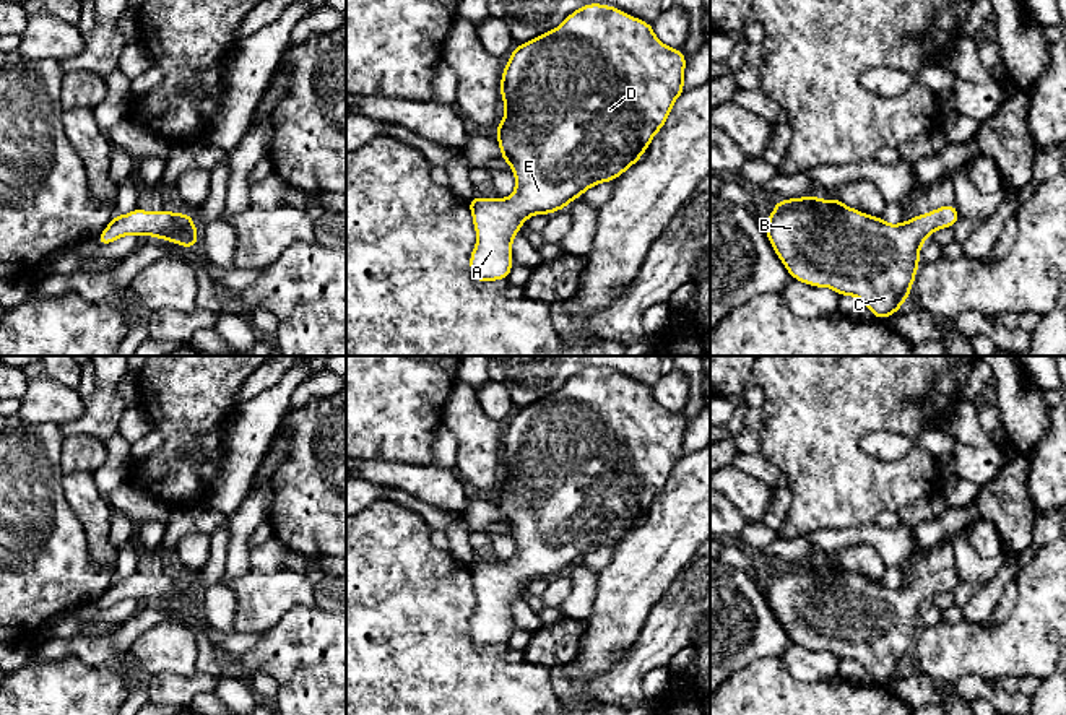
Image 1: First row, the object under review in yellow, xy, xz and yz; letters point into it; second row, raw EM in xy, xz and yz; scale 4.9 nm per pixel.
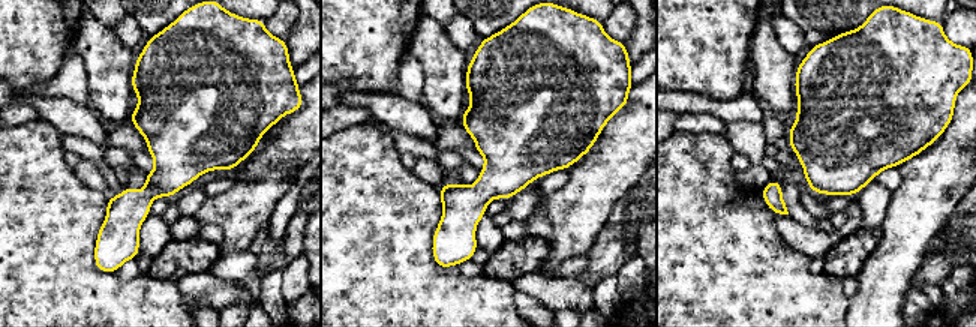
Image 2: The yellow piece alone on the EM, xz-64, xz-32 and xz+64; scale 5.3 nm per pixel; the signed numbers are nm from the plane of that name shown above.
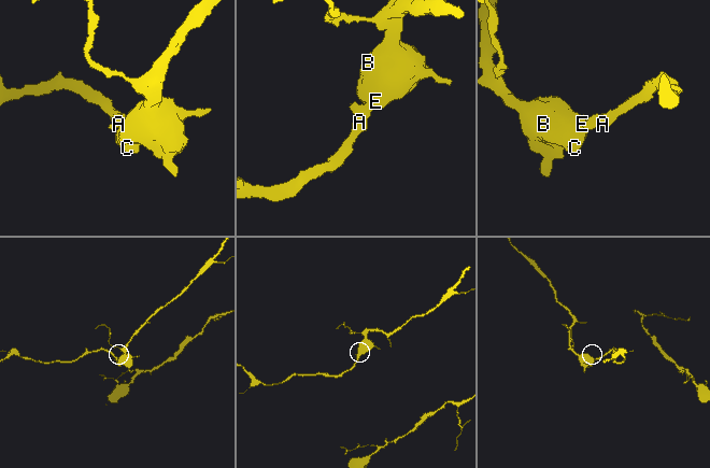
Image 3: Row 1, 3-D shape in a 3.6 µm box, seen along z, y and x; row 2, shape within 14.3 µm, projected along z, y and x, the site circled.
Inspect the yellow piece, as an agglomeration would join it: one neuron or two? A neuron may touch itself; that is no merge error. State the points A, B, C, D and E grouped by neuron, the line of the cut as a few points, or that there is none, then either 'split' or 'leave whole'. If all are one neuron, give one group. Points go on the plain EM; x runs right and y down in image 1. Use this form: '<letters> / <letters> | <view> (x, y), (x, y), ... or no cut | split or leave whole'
A B C D E | no cut | leave whole

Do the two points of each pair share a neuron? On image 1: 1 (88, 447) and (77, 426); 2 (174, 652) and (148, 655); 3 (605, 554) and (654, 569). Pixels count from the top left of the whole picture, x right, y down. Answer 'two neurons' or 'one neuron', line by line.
1: two neurons
2: one neuron
3: two neurons

